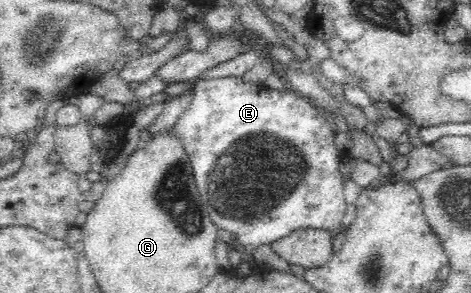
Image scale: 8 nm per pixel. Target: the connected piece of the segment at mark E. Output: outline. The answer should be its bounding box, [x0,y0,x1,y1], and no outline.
[169,77,348,250]

